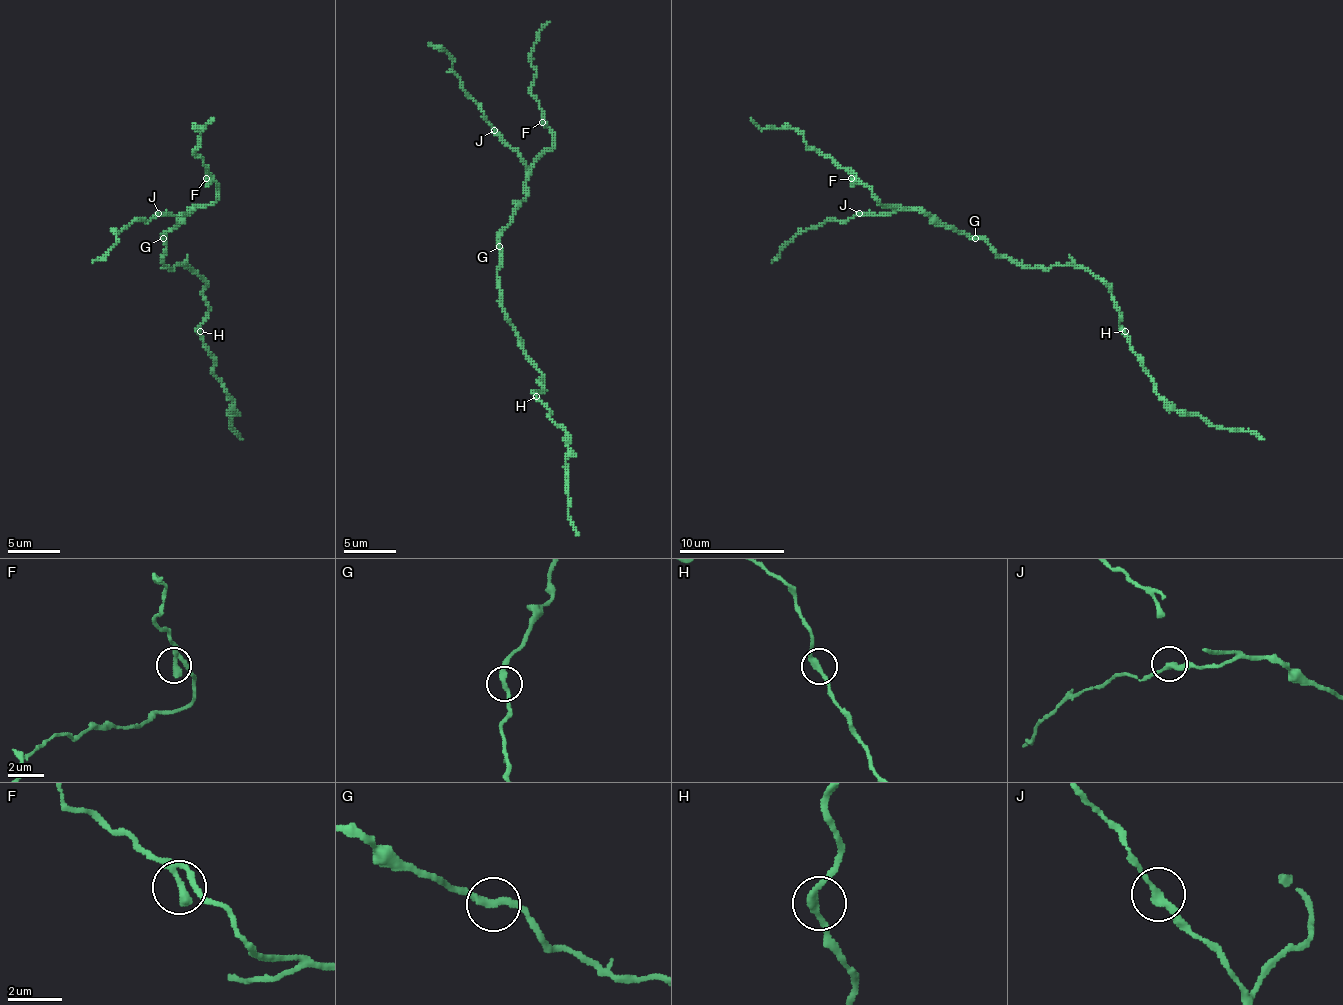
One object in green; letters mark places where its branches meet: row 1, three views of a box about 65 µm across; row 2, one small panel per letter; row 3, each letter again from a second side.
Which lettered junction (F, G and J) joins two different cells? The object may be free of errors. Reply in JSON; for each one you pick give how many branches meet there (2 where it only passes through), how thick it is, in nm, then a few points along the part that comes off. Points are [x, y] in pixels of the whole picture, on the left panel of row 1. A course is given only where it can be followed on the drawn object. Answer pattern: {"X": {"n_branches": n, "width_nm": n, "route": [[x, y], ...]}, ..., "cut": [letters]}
{"cut": []}

